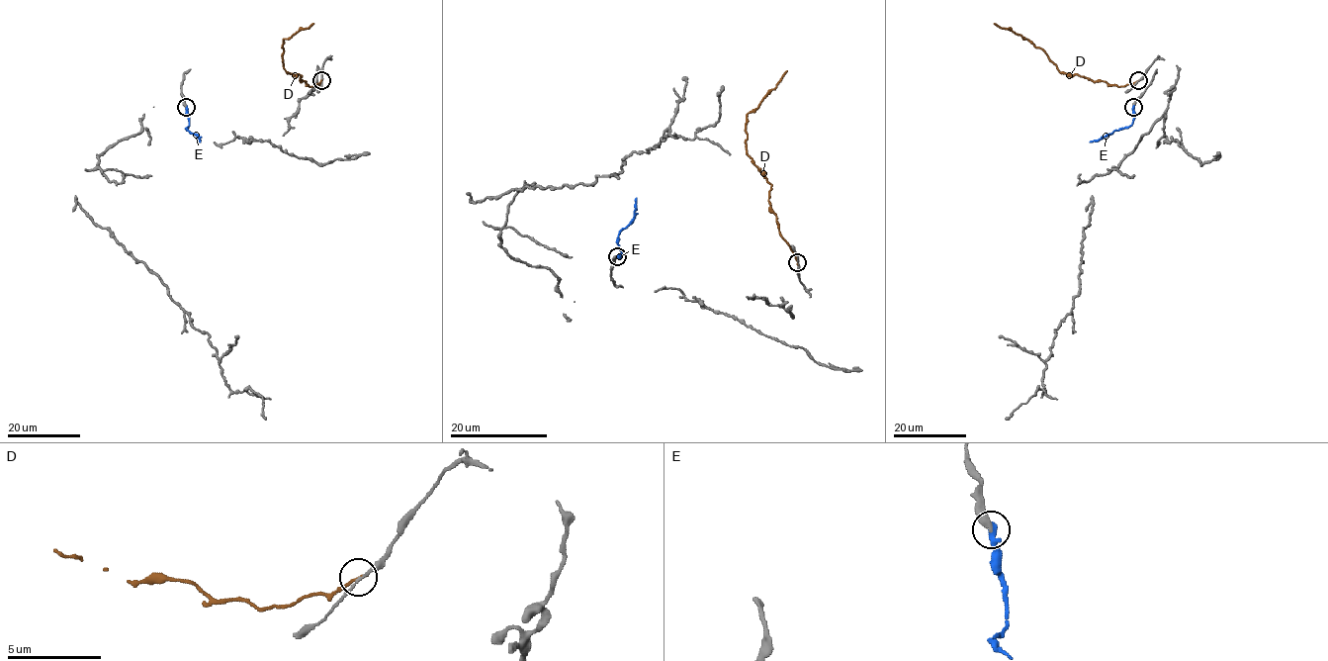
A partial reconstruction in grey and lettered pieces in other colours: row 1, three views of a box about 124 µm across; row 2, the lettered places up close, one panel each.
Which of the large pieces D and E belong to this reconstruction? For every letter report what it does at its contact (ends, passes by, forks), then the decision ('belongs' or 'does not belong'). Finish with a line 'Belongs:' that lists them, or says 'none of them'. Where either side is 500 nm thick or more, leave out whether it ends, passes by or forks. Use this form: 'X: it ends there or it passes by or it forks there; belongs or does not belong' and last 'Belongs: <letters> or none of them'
D: it ends there; does not belong
E: it ends there; belongs
Belongs: E

